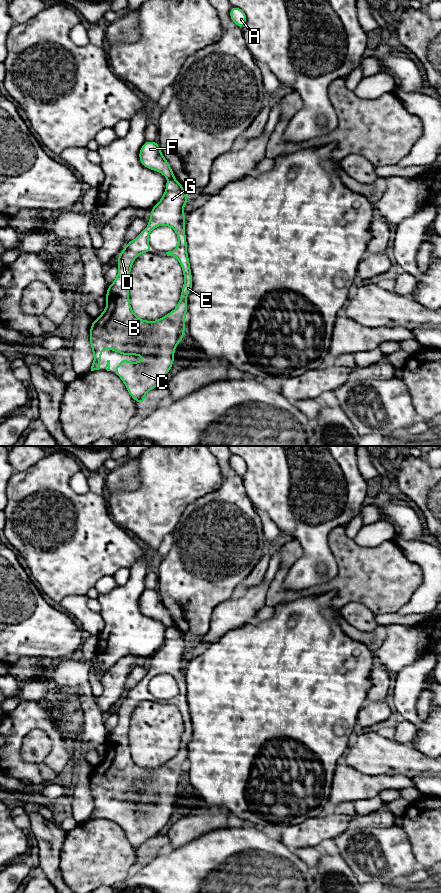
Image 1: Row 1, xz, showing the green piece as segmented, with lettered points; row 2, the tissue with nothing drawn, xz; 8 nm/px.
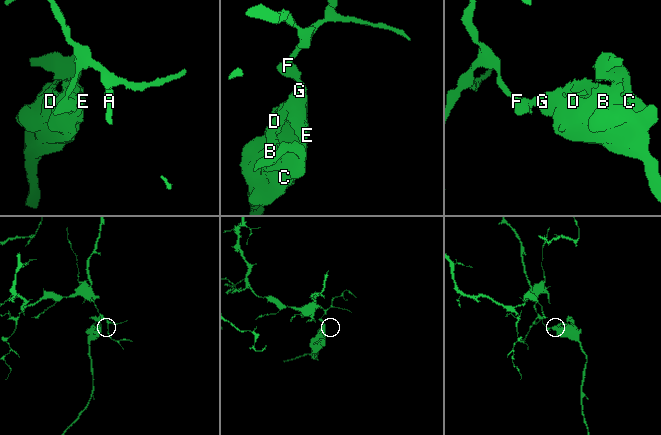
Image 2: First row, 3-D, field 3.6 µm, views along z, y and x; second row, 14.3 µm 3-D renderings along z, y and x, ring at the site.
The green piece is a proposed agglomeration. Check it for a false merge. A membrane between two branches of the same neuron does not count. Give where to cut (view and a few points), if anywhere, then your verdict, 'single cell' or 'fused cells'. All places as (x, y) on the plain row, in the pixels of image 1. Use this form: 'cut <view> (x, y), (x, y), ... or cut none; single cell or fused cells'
cut xz (173, 625), (168, 627); fused cells

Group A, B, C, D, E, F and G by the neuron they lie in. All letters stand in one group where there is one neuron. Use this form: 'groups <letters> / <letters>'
groups A F / B C D E G

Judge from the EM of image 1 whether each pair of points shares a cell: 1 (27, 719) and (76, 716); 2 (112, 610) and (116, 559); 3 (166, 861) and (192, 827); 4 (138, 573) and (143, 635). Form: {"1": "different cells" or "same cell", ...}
{"1": "different cells", "2": "different cells", "3": "different cells", "4": "same cell"}

